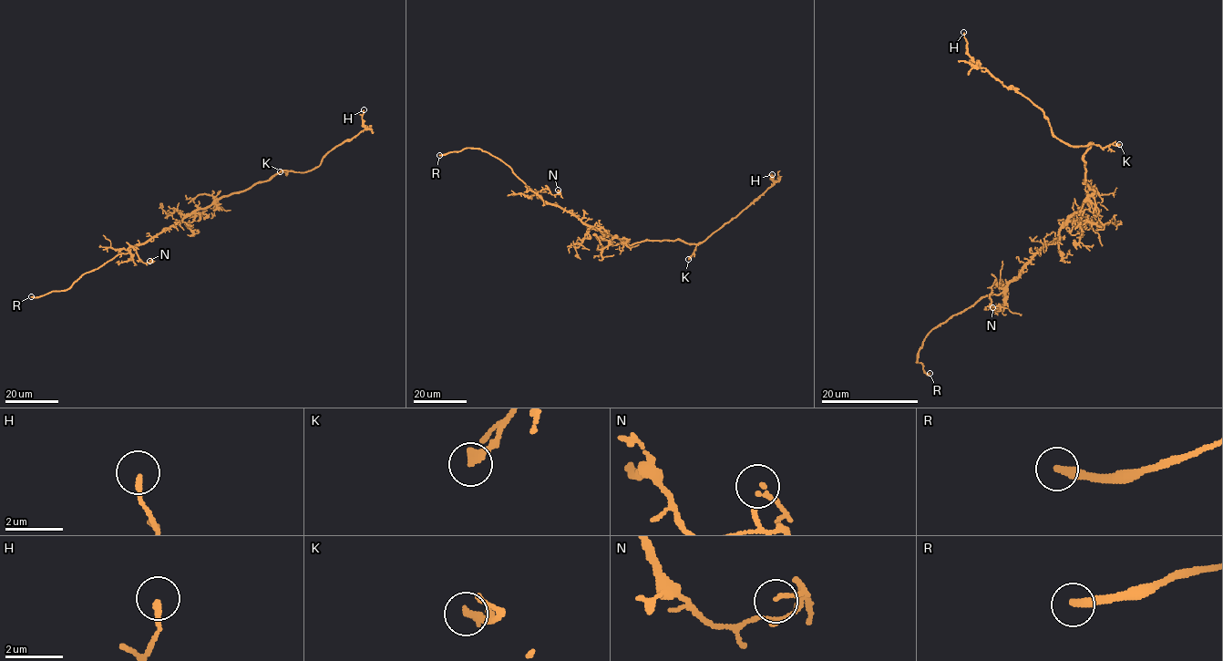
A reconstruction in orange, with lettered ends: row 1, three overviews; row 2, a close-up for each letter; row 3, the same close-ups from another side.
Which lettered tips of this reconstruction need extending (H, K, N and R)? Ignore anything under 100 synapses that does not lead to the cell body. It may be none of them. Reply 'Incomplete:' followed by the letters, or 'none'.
Incomplete: R

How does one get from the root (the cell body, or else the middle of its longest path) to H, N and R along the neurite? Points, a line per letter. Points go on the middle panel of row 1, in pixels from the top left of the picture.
H: (614, 237), (631, 245), (643, 241), (678, 239), (700, 243), (769, 188), (774, 181), (772, 174)
N: (614, 237), (584, 224), (556, 205), (544, 202), (536, 194), (545, 188), (556, 194), (560, 192), (558, 190)
R: (614, 237), (584, 224), (556, 205), (544, 202), (509, 167), (487, 151), (465, 148), (439, 155)

